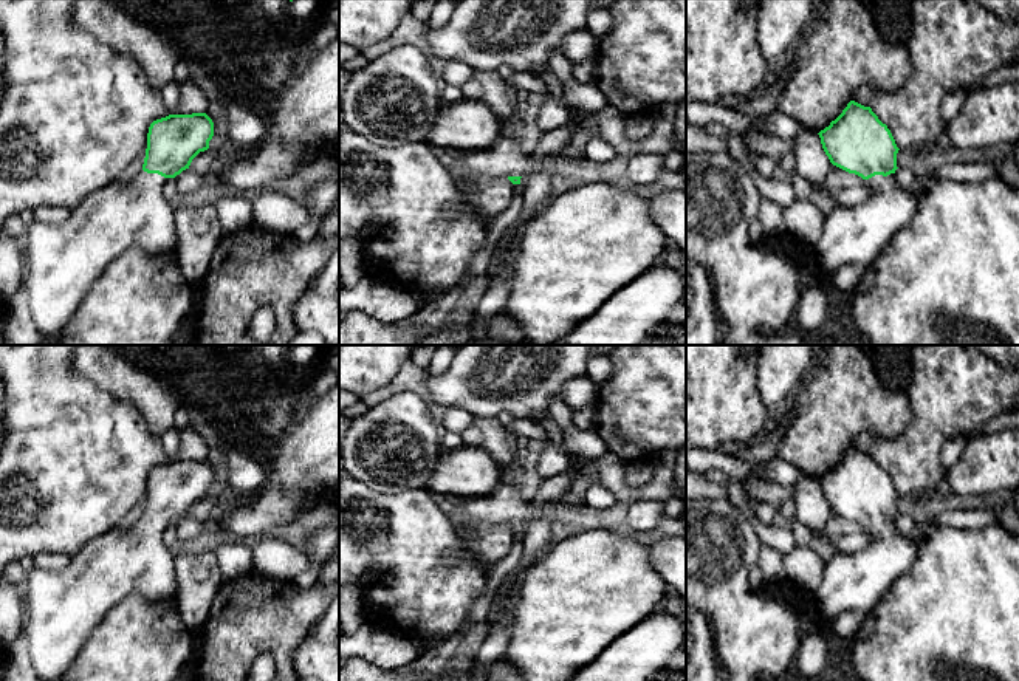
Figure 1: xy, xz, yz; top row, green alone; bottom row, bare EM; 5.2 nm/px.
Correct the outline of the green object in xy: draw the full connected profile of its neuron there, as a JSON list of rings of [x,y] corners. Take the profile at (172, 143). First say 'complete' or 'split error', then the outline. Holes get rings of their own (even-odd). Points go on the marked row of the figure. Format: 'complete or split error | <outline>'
split error | [[[206,113],[169,115],[150,124],[142,169],[129,181],[113,181],[90,192],[67,221],[36,220],[25,231],[23,277],[29,313],[42,333],[59,334],[87,297],[105,268],[127,249],[155,255],[175,251],[175,206],[163,195],[164,181],[189,169],[192,159],[209,149],[214,122]]]

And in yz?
split error | [[[850,101],[842,113],[818,135],[830,163],[861,176],[870,192],[866,201],[852,207],[835,204],[825,215],[822,234],[811,246],[813,269],[825,282],[847,263],[866,268],[873,263],[890,238],[912,220],[917,209],[917,192],[914,187],[906,189],[897,184],[895,170],[900,149],[887,125],[870,107]]]

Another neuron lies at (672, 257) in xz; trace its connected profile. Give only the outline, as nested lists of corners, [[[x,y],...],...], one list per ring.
[[[667,240],[663,254],[658,257],[655,266],[667,266],[677,269],[686,282],[686,258],[680,246],[674,240]]]

